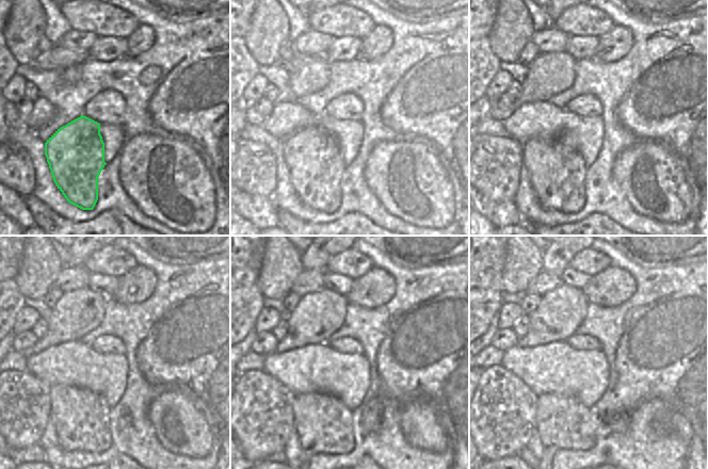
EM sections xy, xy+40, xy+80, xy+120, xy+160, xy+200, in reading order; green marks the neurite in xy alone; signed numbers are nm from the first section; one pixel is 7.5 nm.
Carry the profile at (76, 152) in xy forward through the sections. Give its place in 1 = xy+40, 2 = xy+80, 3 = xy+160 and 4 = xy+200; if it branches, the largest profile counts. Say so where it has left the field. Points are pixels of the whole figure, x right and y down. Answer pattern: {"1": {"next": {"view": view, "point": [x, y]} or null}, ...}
{"1": {"next": {"view": "xy+40", "point": [316, 162]}}, "2": {"next": {"view": "xy+80", "point": [557, 172]}}, "3": {"next": {"view": "xy+160", "point": [323, 423]}}, "4": {"next": {"view": "xy+200", "point": [561, 421]}}}

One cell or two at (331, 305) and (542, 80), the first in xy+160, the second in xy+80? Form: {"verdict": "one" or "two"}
{"verdict": "one"}

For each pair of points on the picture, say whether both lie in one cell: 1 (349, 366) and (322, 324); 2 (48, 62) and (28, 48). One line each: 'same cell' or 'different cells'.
1: different cells
2: different cells

